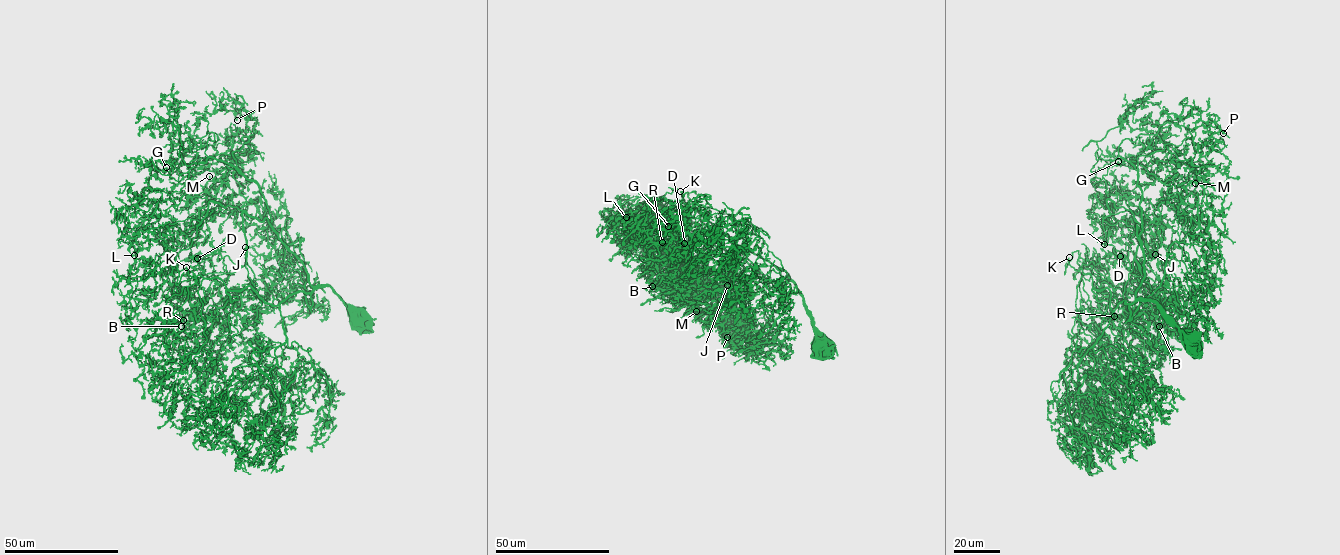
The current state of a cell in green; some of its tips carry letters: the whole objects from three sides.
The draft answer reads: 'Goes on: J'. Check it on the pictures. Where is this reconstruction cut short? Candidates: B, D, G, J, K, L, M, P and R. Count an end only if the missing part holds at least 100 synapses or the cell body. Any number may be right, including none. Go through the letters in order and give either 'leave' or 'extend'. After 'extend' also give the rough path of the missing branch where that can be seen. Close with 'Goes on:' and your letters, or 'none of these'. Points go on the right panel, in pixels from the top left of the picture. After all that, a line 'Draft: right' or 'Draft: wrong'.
B: leave
D: leave
G: leave
J: extend | (1155, 254), (1157, 249), (1166, 249), (1175, 262), (1195, 266), (1197, 254), (1207, 252), (1189, 256), (1198, 280)
K: leave
L: leave
M: leave
P: leave
R: leave
Goes on: J
Draft: right

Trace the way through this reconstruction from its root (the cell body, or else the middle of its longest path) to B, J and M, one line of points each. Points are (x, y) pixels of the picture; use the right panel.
B: (1191, 339), (1153, 302), (1113, 311), (1108, 288), (1092, 289), (1117, 298), (1128, 321), (1159, 326)
J: (1191, 339), (1156, 304), (1136, 298), (1145, 257), (1133, 217), (1140, 235), (1135, 260), (1142, 265), (1155, 254)
M: (1191, 339), (1136, 298), (1142, 191), (1129, 161), (1163, 183), (1181, 177), (1166, 178), (1178, 204), (1195, 183)

